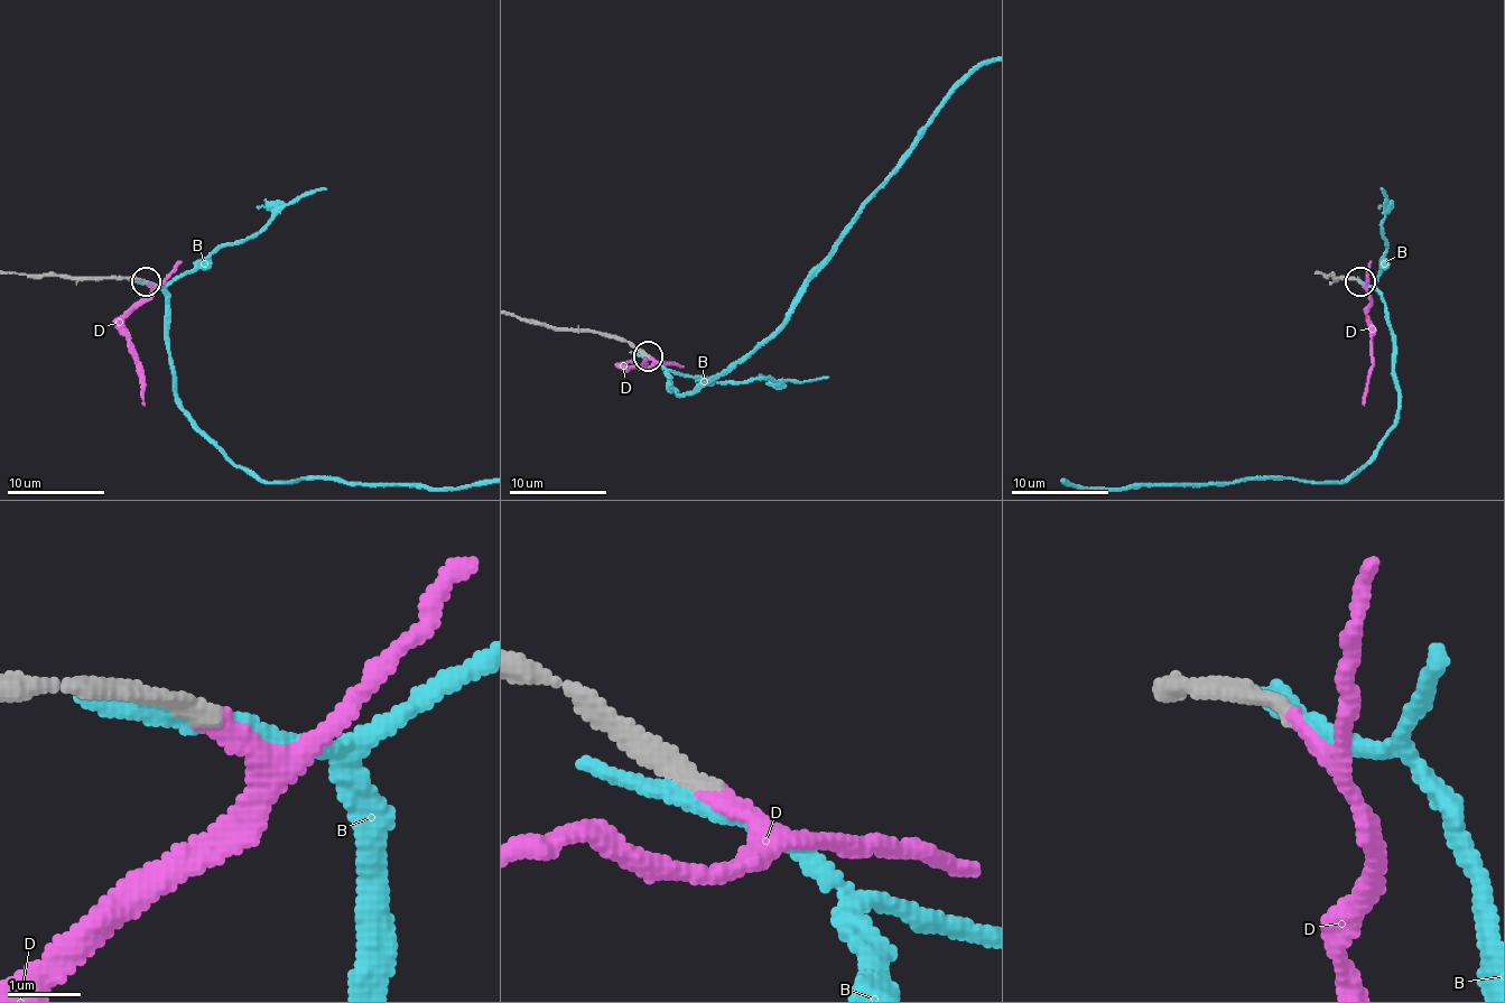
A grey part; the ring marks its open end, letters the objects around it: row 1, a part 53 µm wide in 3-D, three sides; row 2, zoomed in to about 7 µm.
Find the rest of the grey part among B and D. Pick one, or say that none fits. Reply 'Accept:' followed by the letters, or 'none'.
Accept: D

